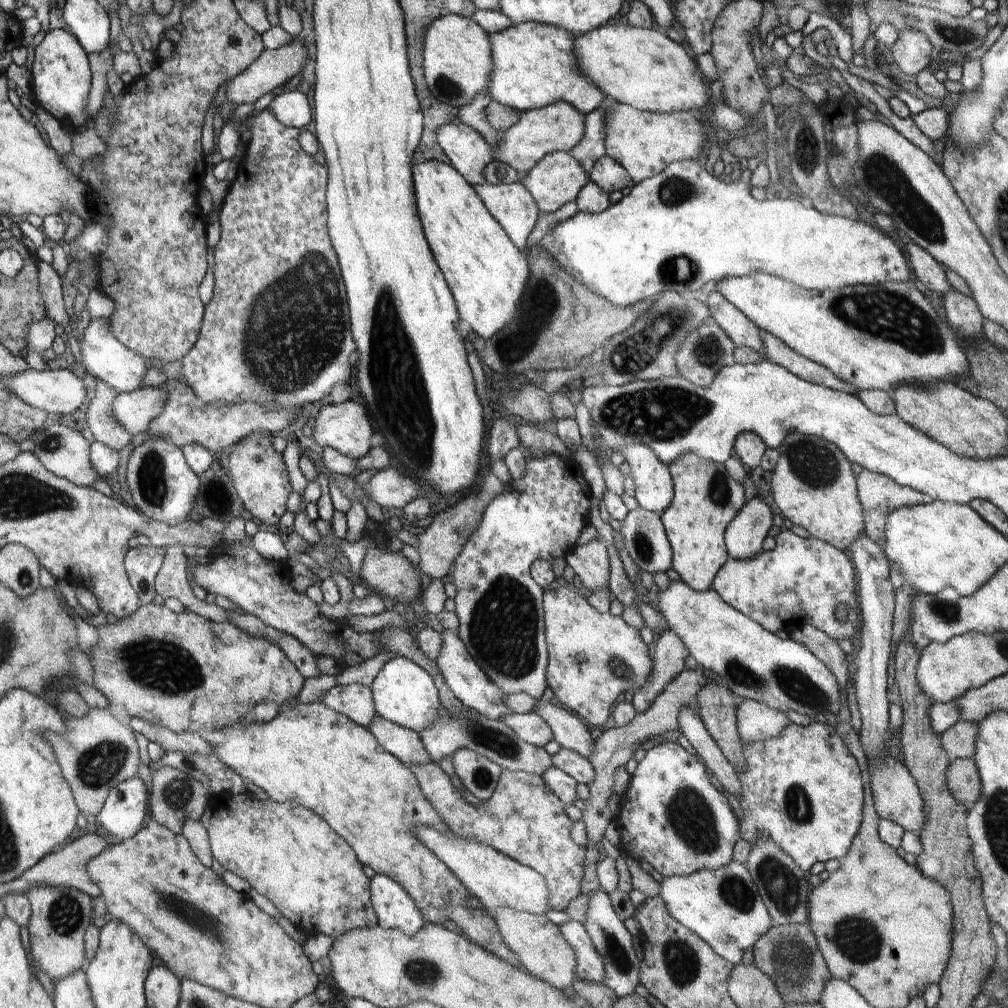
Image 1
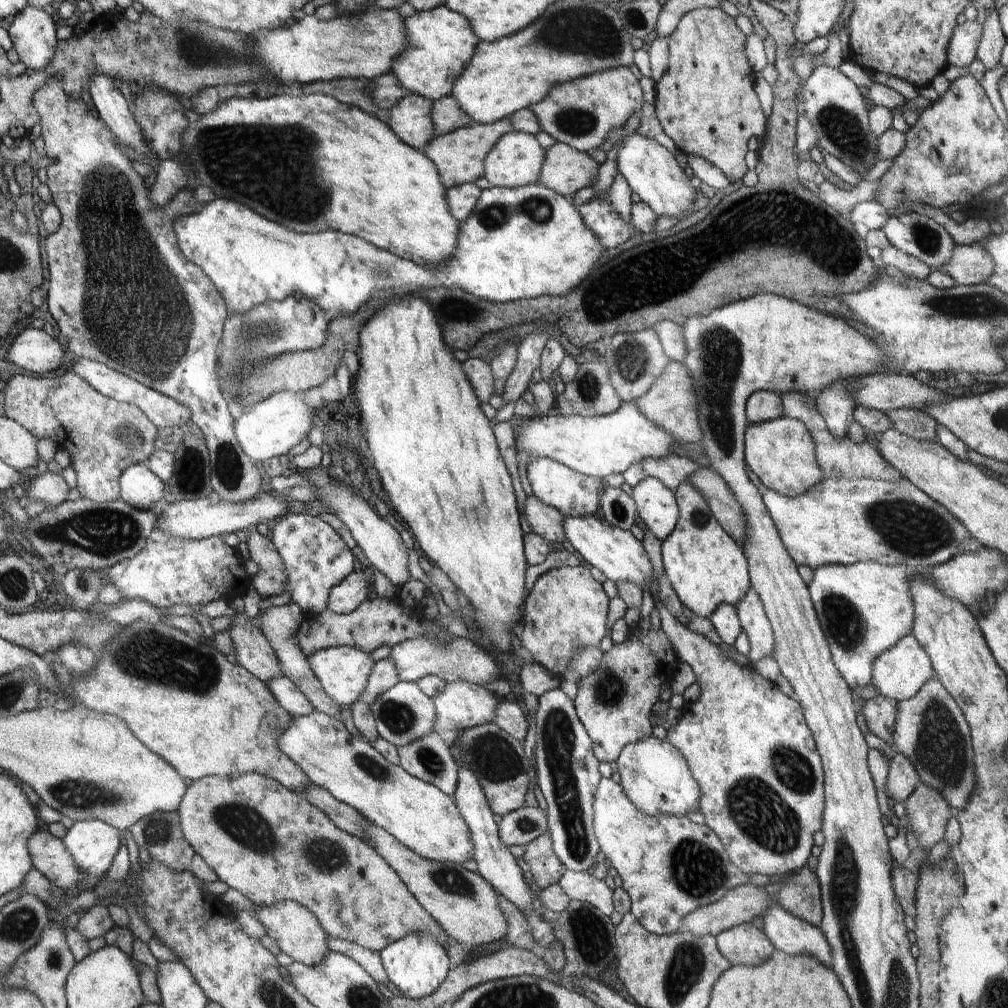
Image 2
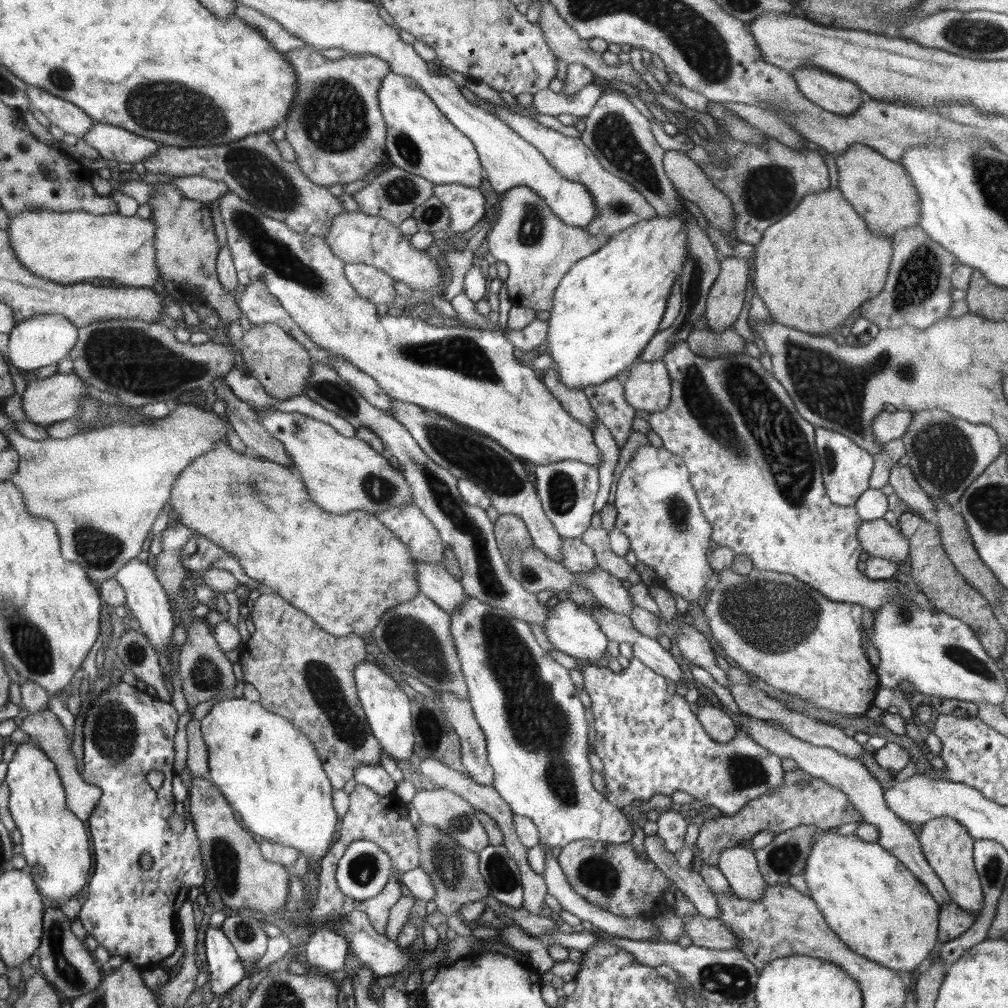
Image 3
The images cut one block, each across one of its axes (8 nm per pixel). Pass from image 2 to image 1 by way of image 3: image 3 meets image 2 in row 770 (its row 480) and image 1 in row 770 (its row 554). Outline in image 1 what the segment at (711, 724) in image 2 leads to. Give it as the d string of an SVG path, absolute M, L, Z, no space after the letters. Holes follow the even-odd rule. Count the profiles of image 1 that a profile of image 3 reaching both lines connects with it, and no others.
M833 719L811 722L806 727L790 723L780 736L742 745L747 766L744 771L736 773L741 784L738 800L744 814L739 822L741 839L752 846L758 835L769 836L803 872L808 872L816 862L844 858L863 819L860 770L856 759L836 733L834 723Z

